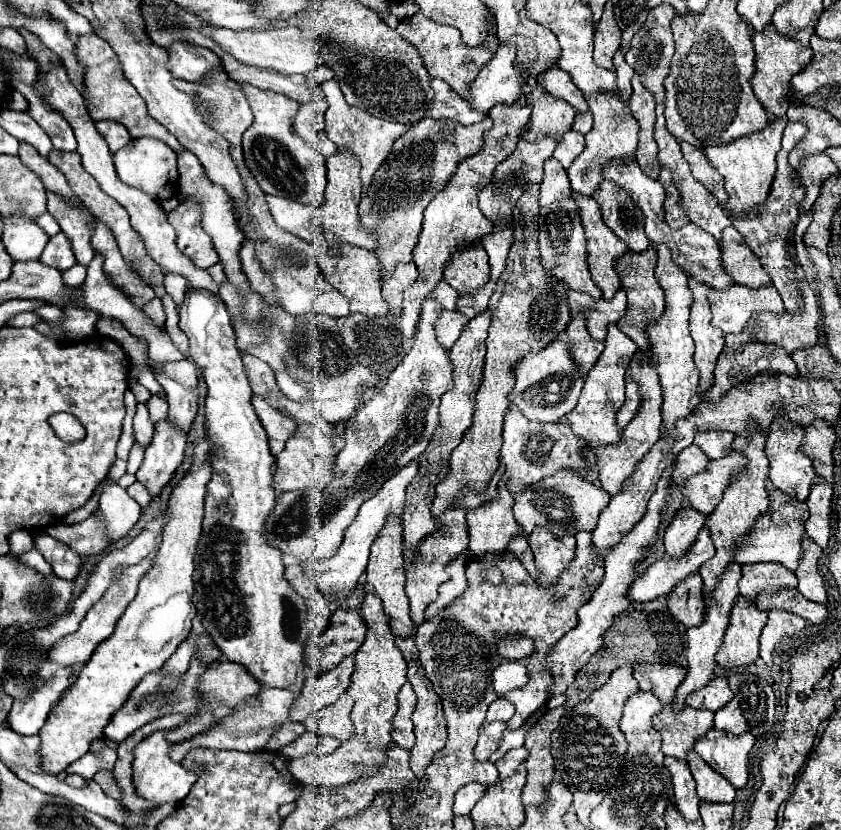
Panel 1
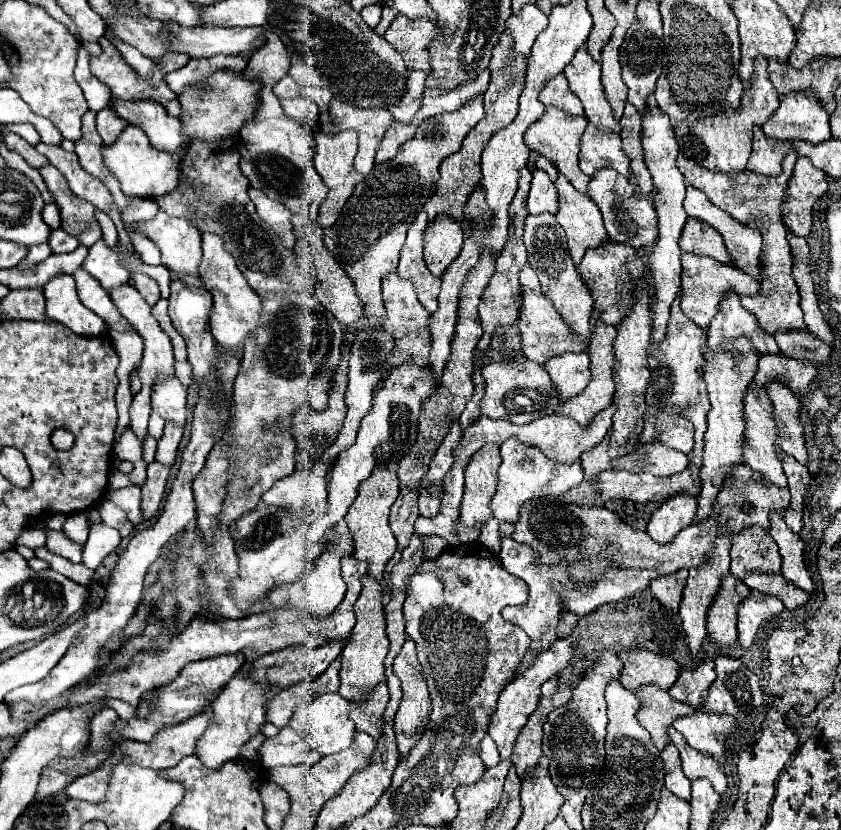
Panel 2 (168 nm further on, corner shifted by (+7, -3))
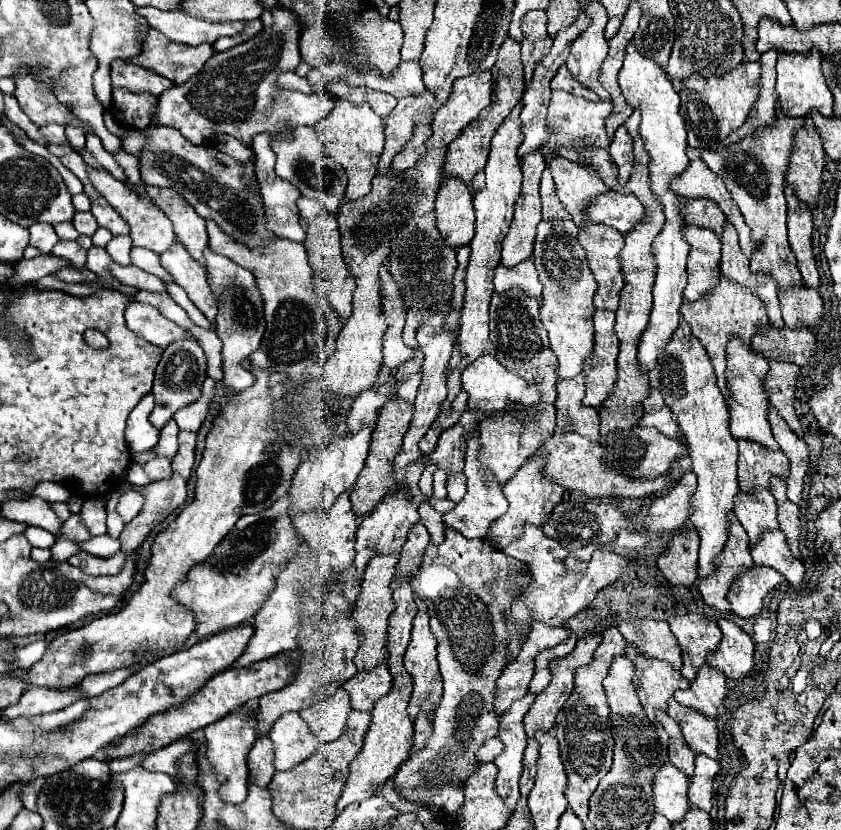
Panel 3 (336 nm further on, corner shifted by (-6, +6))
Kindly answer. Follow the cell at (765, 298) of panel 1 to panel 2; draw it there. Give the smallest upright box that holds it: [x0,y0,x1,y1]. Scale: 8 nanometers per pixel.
[681,254,759,328]

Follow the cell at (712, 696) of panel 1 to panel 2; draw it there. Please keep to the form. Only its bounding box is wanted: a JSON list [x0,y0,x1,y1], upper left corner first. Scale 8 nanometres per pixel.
[669,660,715,708]

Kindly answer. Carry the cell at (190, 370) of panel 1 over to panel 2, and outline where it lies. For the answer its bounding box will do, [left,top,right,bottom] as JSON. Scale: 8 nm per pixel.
[151,378,187,424]

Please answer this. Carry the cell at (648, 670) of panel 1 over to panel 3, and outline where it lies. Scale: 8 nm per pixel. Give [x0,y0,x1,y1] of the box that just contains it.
[618,619,682,669]

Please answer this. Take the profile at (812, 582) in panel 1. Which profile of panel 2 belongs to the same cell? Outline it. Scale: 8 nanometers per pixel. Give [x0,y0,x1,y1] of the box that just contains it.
[771,512,813,594]

